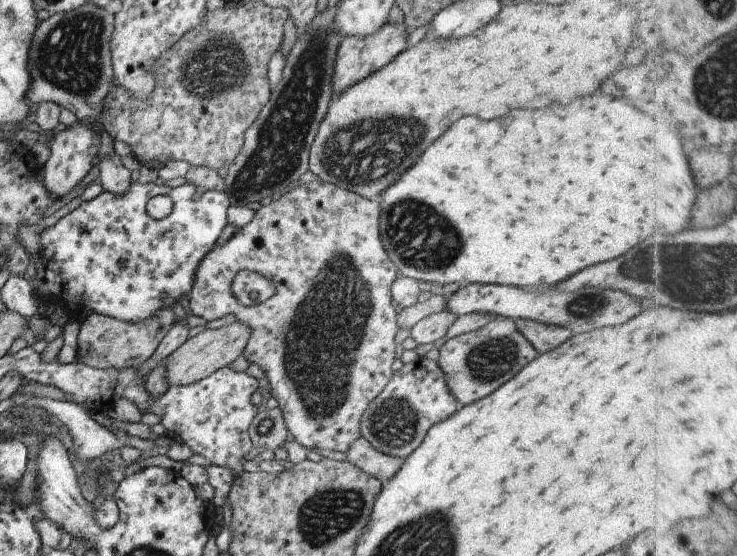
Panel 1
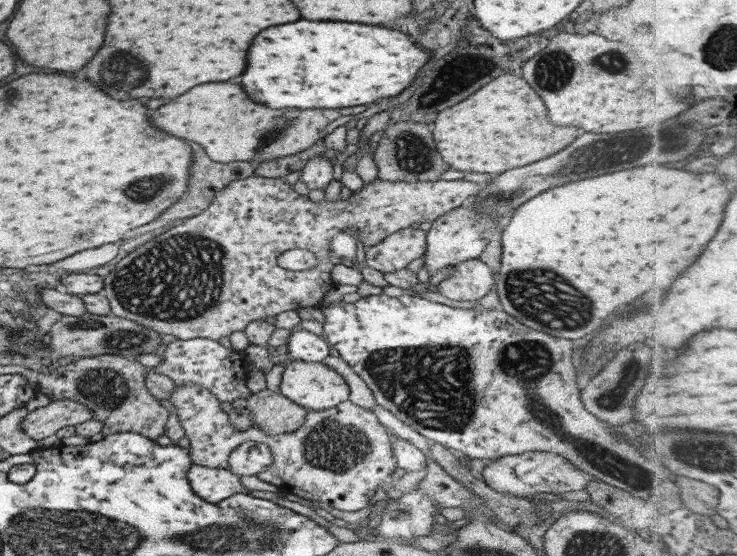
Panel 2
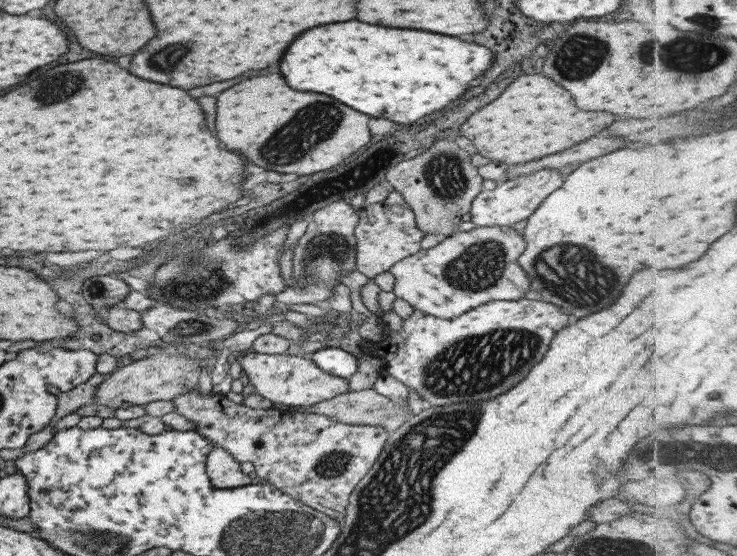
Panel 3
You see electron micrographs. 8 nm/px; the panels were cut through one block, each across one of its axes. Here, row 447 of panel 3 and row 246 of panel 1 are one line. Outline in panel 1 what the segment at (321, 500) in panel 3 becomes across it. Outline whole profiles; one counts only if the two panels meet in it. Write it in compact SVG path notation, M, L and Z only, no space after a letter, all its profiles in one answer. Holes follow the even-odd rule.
M318 179L304 183L286 193L276 195L268 205L262 205L255 212L249 224L236 229L236 234L233 234L226 244L216 246L204 256L204 260L196 268L196 280L192 290L190 290L189 311L207 321L214 320L216 316L226 316L227 313L235 314L237 321L244 326L248 326L248 330L250 330L250 337L244 352L246 359L248 362L260 366L264 371L270 388L272 388L271 396L279 402L279 408L284 415L285 425L290 437L296 439L308 449L336 450L336 452L346 453L350 444L361 437L360 418L362 418L364 410L384 390L394 373L392 363L395 360L394 349L396 348L396 335L399 330L397 320L399 309L391 296L391 290L396 276L398 276L396 266L388 258L384 244L380 240L380 203L378 199L369 199ZM240 270L250 270L250 272L262 274L264 277L270 277L274 288L276 288L276 294L272 298L268 298L266 302L257 303L256 306L240 304L240 300L236 300L236 296L232 292L232 280Z

